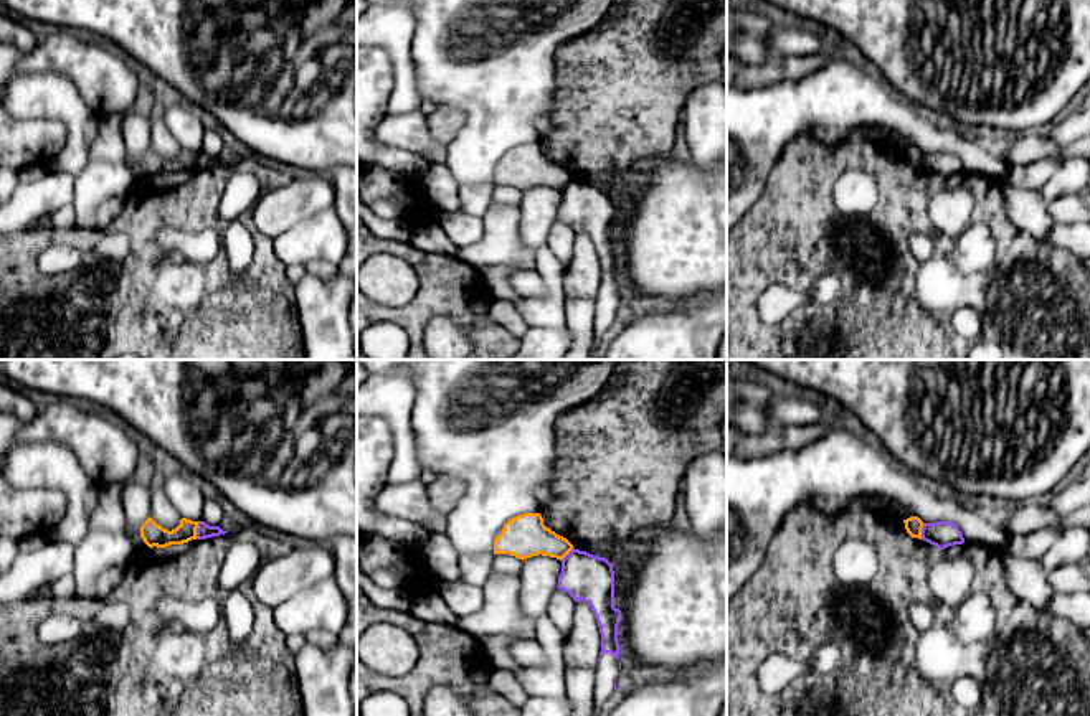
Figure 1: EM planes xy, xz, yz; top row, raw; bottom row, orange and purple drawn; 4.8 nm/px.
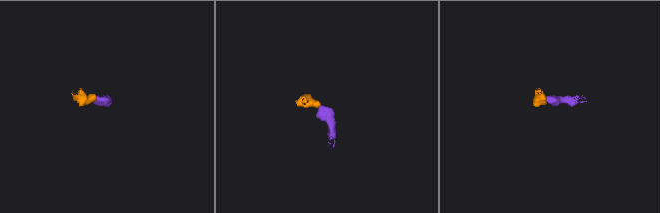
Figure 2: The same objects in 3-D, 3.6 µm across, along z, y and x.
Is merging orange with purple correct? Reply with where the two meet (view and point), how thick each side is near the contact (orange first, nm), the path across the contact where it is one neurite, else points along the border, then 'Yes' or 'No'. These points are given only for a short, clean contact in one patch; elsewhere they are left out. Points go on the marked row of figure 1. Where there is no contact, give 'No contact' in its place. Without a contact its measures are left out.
Touches orange at xy (195, 530). Thickness 110 nm (orange) against 70 nm. Boundary: xy (200, 522), (195, 538). No

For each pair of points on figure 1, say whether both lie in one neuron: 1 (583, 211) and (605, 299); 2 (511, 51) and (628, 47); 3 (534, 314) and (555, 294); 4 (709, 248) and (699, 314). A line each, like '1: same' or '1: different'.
1: same
2: different
3: same
4: different

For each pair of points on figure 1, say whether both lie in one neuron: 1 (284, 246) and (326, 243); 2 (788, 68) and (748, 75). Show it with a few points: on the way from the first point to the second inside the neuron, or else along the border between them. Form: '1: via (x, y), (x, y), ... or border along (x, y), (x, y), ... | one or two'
1: via (294, 246), (316, 243) | one
2: via (778, 68), (758, 75) | one

